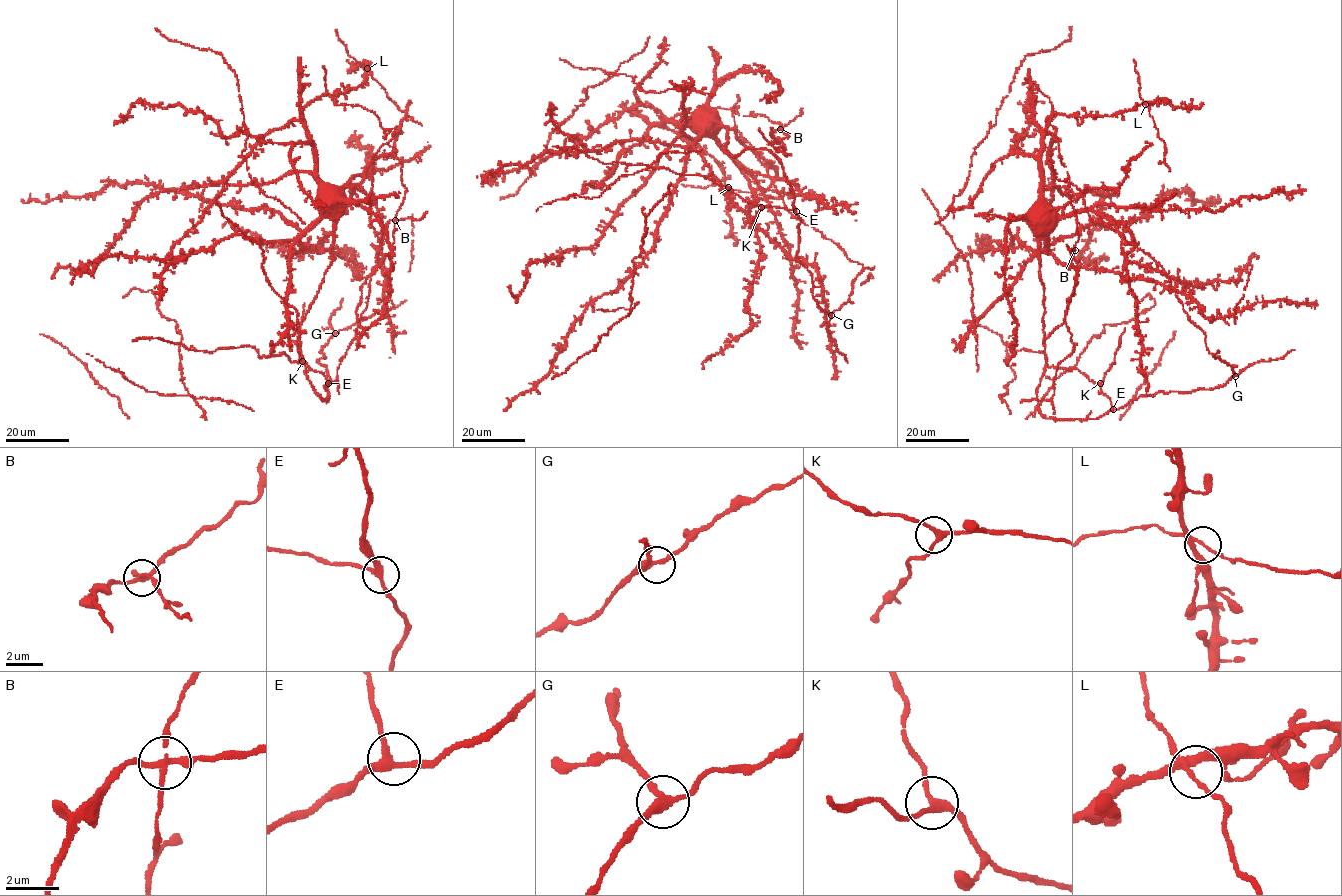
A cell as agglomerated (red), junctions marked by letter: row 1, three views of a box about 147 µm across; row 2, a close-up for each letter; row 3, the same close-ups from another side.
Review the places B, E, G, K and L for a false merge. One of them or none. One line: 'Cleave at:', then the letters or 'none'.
Cleave at: B

